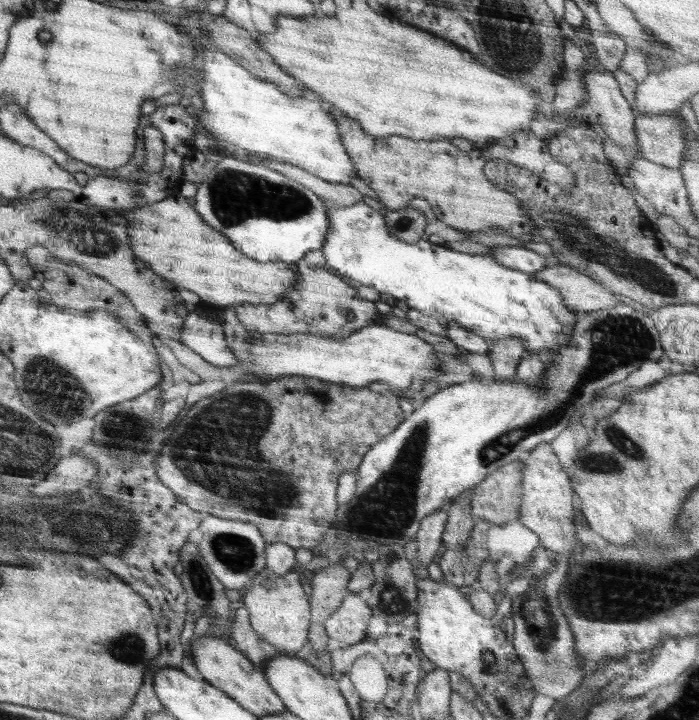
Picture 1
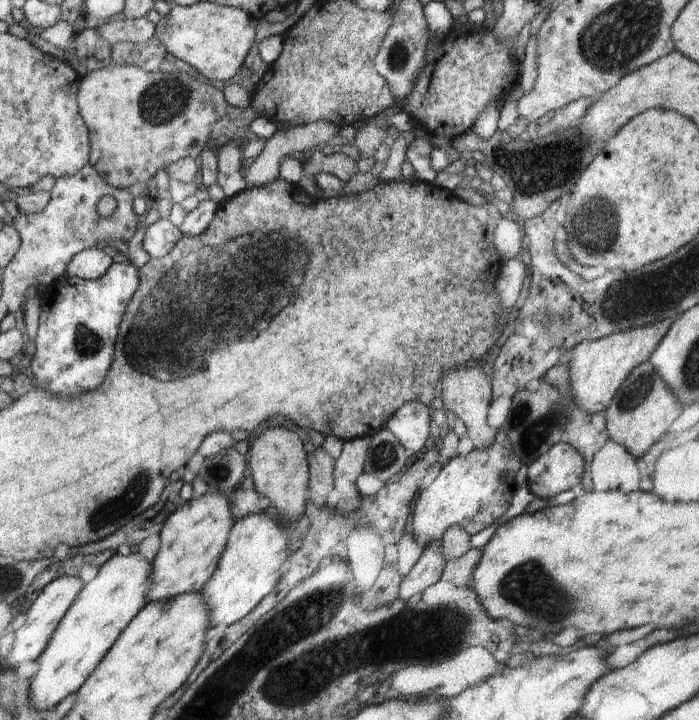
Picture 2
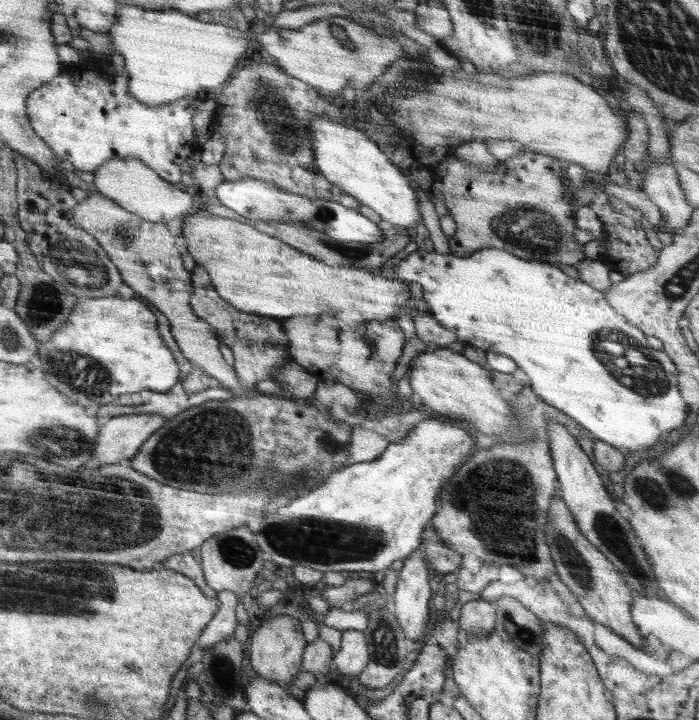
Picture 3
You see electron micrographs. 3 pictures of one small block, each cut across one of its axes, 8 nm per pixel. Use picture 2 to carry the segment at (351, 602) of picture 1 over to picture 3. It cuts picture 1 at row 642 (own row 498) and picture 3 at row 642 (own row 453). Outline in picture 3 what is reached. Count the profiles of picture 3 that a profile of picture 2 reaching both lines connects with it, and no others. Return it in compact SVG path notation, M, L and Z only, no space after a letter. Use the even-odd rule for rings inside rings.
M348 629L341 632L341 645L333 655L332 664L341 674L358 676L371 660L366 635L360 630Z

